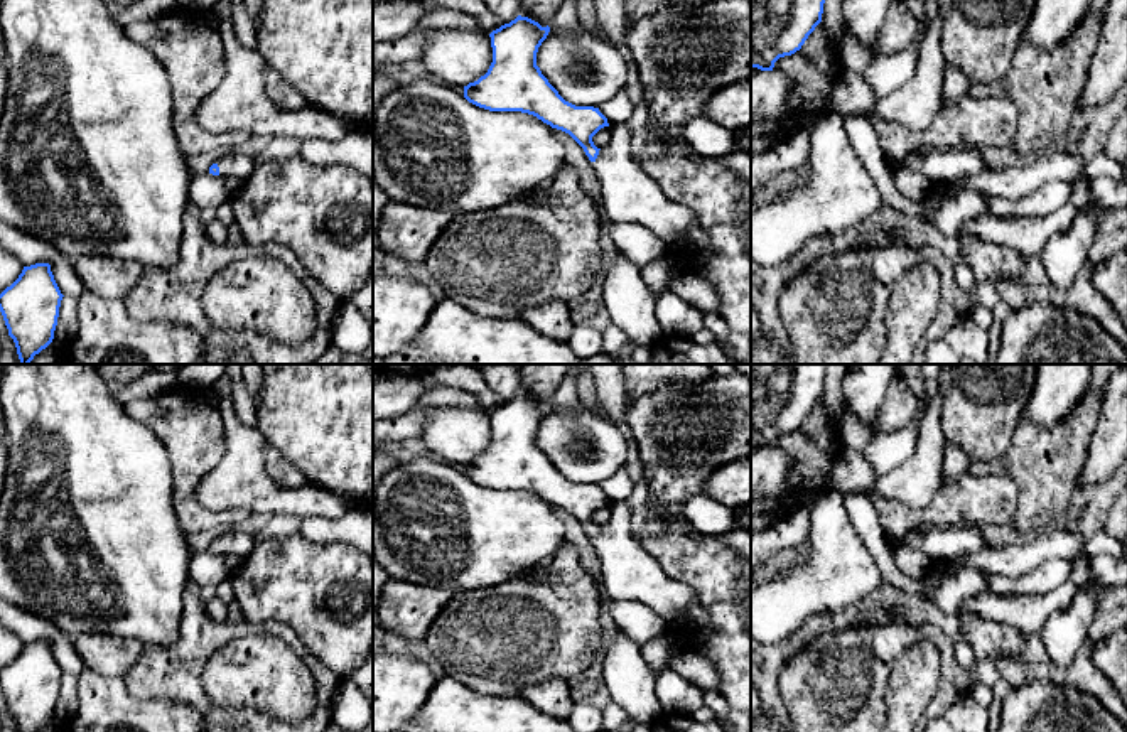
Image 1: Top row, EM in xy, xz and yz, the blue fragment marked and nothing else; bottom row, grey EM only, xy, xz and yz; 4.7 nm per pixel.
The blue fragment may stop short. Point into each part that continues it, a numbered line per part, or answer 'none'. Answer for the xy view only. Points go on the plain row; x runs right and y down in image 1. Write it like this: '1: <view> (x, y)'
1: xy (237, 542)

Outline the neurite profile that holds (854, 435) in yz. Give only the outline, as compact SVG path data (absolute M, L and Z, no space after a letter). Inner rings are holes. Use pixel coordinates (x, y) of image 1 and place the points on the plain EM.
M847 410L842 422L840 442L844 447L860 455L860 450L874 437L876 432L877 428L864 425L855 415Z

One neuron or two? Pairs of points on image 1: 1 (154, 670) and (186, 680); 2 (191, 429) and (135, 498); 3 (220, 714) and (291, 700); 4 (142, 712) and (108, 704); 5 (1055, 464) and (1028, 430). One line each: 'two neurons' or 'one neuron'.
1: one neuron
2: two neurons
3: two neurons
4: one neuron
5: one neuron

